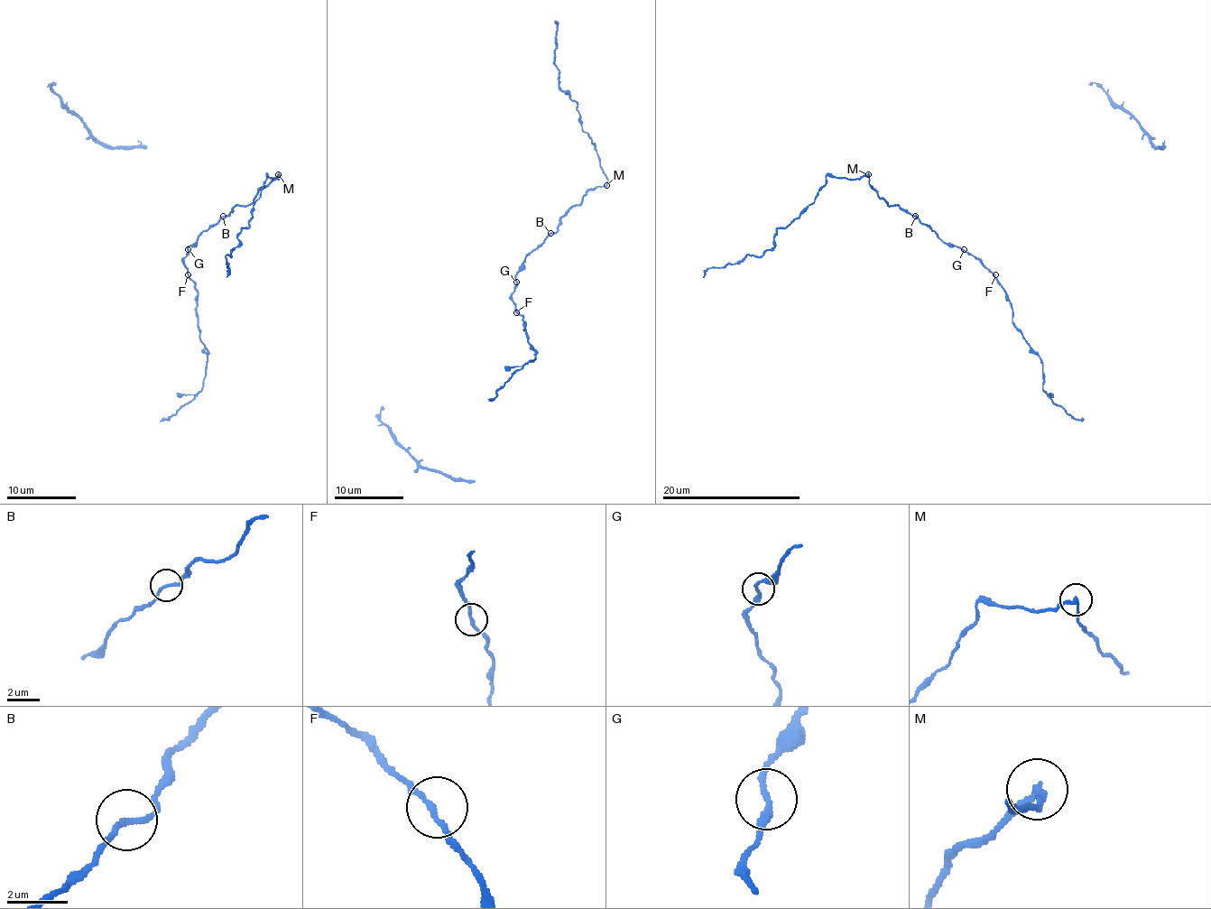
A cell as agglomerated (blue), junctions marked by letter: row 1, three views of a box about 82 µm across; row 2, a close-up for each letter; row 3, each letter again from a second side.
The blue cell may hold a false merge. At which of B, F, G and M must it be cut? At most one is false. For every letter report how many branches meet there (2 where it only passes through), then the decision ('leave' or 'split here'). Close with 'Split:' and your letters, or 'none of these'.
B: 2 branches meet; leave
F: 2 branches meet; leave
G: 2 branches meet; leave
M: 2 branches meet; split here
Split: M

